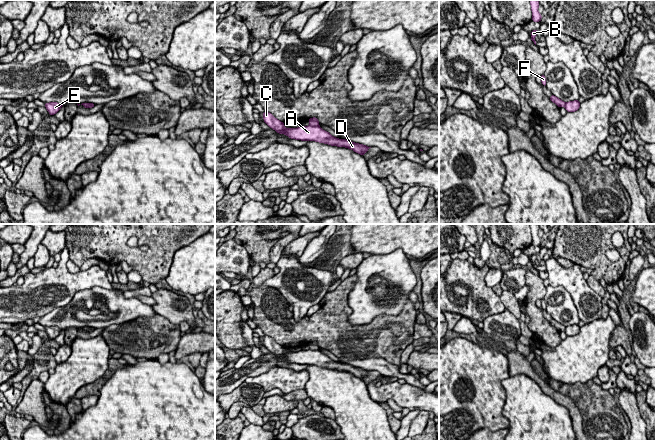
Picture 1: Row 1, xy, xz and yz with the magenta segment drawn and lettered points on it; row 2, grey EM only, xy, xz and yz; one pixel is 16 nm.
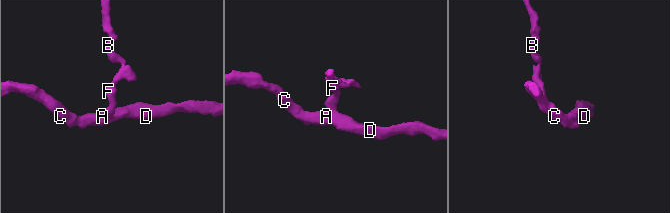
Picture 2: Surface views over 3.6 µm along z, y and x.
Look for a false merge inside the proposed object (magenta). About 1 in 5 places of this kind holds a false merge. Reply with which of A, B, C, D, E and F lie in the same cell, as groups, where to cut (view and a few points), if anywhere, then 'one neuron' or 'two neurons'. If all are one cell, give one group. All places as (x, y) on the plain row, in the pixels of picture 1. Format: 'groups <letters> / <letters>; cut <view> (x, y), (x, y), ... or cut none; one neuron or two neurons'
groups A C D E / B F; cut xz (310, 349), (318, 350); two neurons

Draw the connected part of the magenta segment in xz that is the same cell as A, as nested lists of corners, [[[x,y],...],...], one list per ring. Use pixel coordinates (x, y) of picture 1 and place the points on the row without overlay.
[[[264,335],[264,346],[279,358],[285,358],[290,363],[302,365],[316,365],[332,370],[346,371],[360,379],[364,379],[371,371],[354,367],[350,364],[338,363],[333,361],[329,356],[321,353],[319,350],[301,350],[298,352],[285,352],[284,347],[276,343],[271,337]]]

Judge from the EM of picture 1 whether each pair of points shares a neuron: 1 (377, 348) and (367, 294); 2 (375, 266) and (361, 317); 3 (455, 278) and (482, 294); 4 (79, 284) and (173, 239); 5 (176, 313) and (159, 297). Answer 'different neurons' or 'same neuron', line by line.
1: different neurons
2: same neuron
3: same neuron
4: different neurons
5: same neuron

